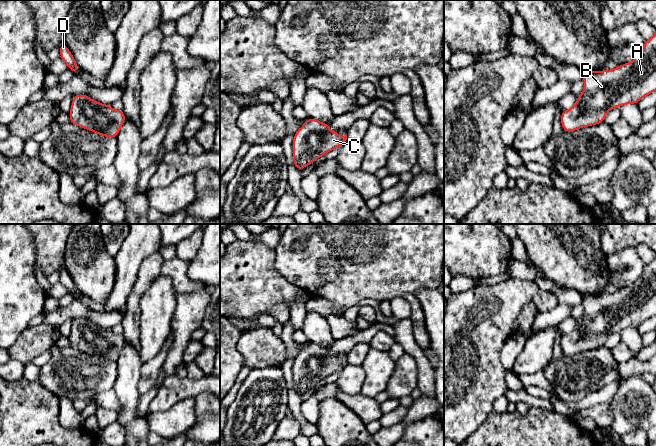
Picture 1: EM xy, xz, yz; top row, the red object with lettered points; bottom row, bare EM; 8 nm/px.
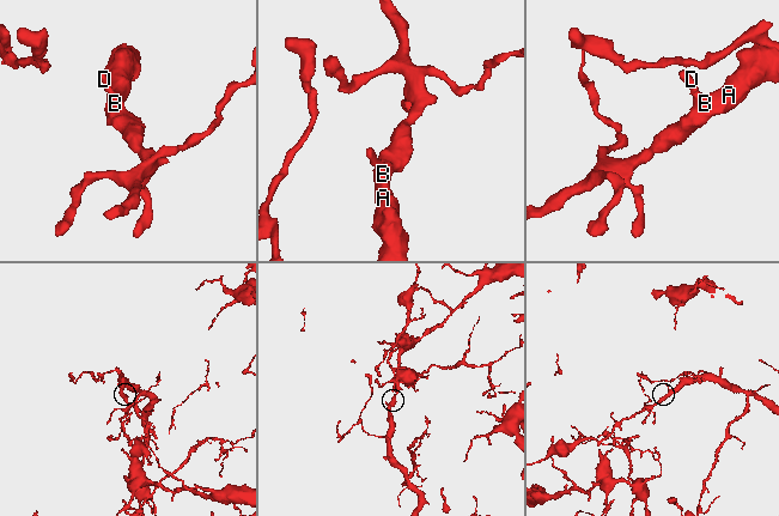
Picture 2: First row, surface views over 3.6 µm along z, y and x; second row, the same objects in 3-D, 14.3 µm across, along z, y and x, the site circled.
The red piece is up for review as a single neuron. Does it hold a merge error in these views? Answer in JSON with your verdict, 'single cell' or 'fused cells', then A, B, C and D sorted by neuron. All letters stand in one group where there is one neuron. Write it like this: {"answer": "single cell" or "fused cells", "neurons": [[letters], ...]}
{"answer": "single cell", "neurons": [["A", "B", "C", "D"]]}

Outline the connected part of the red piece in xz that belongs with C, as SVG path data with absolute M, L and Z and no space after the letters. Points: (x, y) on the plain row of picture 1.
M307 342L305 348L294 358L293 387L299 395L340 371L347 363L347 359L340 360L338 355L330 355L329 349L330 347Z

